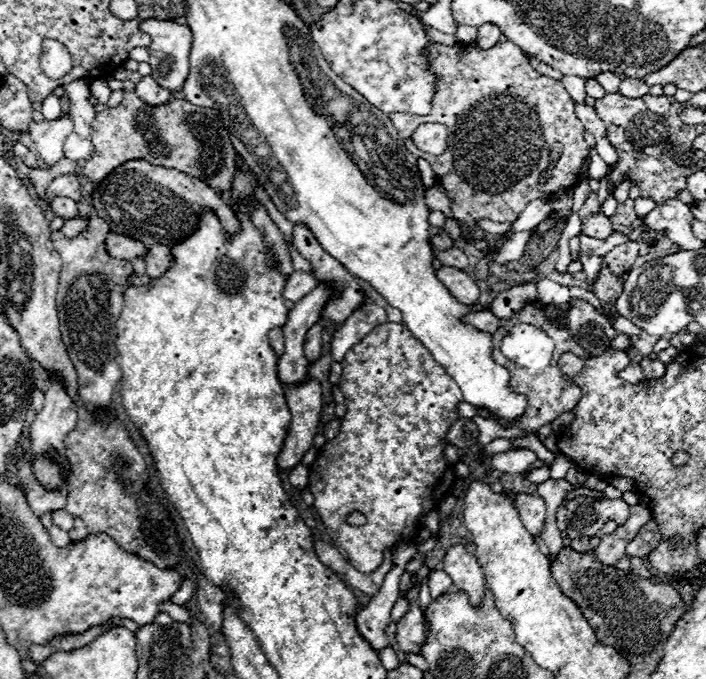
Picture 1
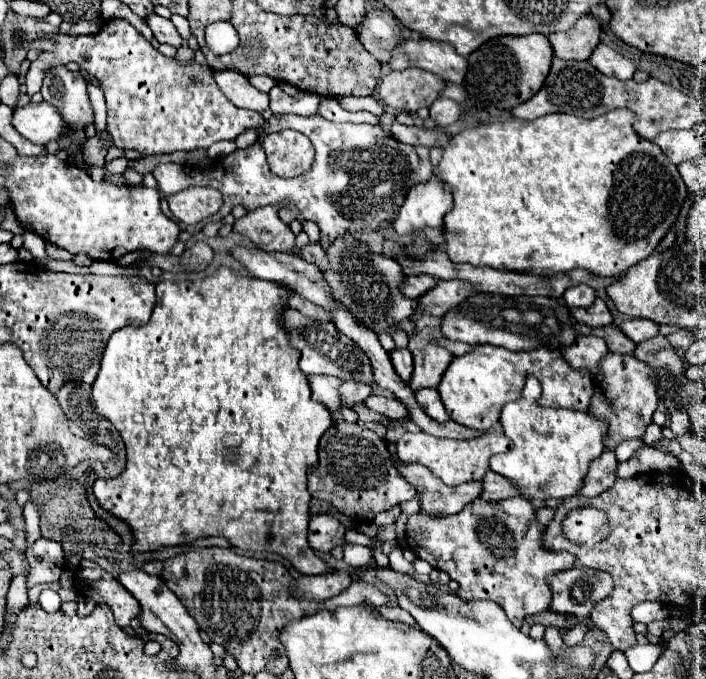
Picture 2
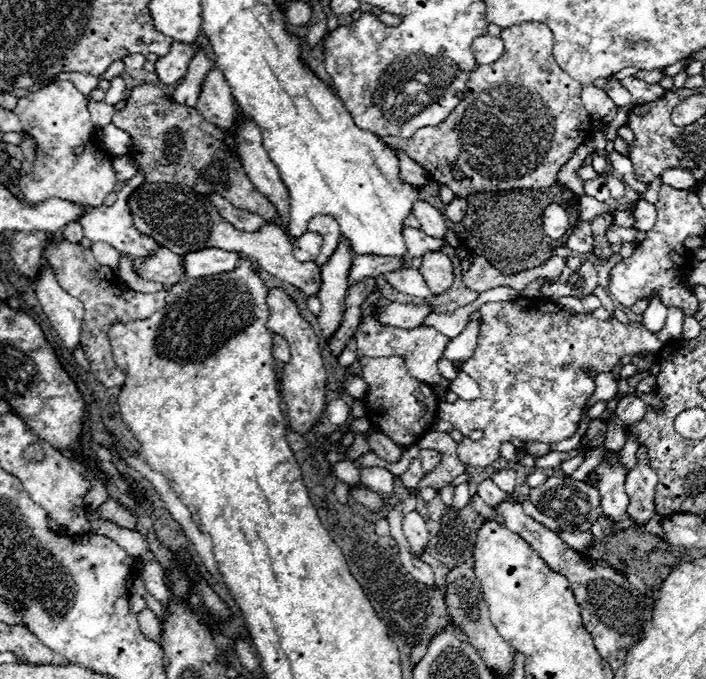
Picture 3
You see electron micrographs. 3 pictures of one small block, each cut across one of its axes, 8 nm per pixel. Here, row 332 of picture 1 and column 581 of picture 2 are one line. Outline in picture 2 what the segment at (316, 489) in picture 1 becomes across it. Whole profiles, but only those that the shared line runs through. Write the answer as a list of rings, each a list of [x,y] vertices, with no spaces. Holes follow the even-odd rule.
[[[492,344],[474,346],[468,354],[456,356],[448,366],[448,372],[442,376],[438,384],[440,400],[450,414],[450,418],[462,426],[474,430],[490,430],[498,424],[502,406],[518,400],[526,382],[526,376],[532,374],[542,384],[542,406],[562,406],[572,410],[590,410],[590,392],[594,392],[594,384],[590,388],[588,372],[572,368],[564,356],[560,362],[560,352],[552,352],[550,348],[534,348],[532,352],[512,352]]]

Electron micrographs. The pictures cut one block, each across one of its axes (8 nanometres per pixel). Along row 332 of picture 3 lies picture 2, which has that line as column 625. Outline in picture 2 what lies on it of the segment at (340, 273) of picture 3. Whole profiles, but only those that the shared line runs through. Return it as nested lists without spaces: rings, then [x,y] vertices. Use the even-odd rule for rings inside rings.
[[[644,318],[631,319],[622,322],[622,324],[620,324],[620,330],[622,330],[630,340],[634,340],[636,344],[640,344],[640,342],[644,342],[644,340],[648,340],[648,338],[652,338],[652,336],[658,334],[658,324]]]

